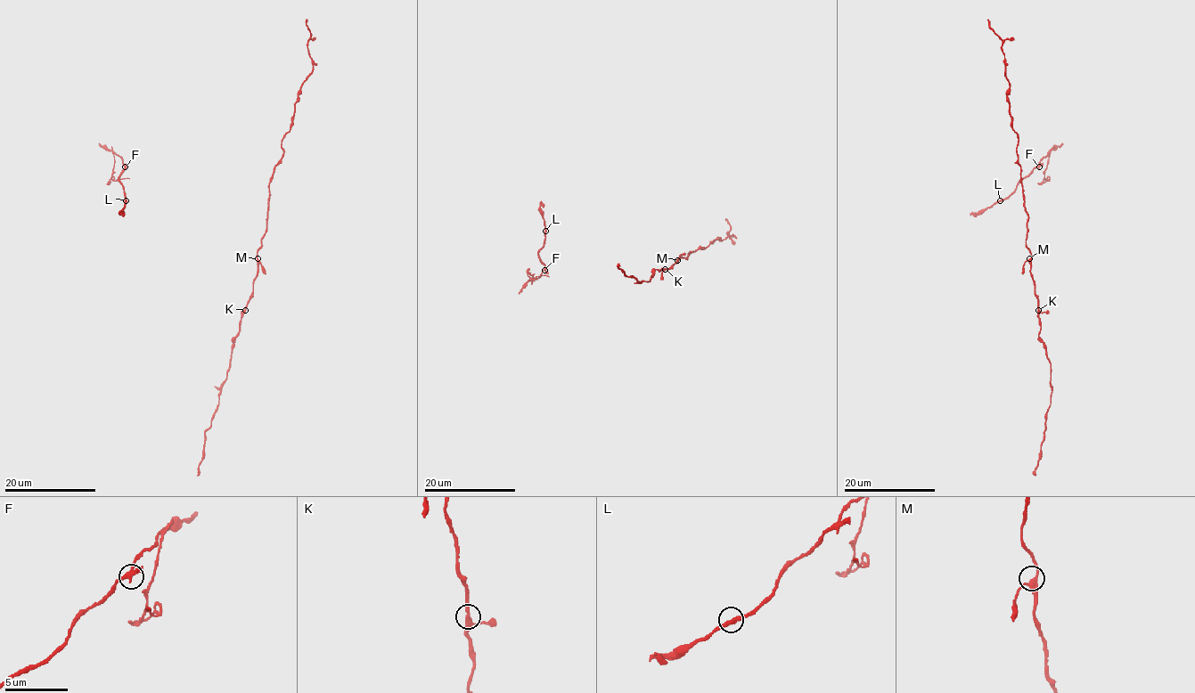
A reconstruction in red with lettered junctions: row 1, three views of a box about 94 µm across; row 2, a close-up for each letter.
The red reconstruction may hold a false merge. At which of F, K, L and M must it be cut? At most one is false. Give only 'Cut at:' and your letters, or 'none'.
Cut at: F

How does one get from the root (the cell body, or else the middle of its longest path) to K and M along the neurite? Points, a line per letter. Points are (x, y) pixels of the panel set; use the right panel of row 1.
K: (1026, 241), (1032, 255), (1030, 275), (1038, 310)
M: (1026, 241), (1032, 255), (1029, 258)

